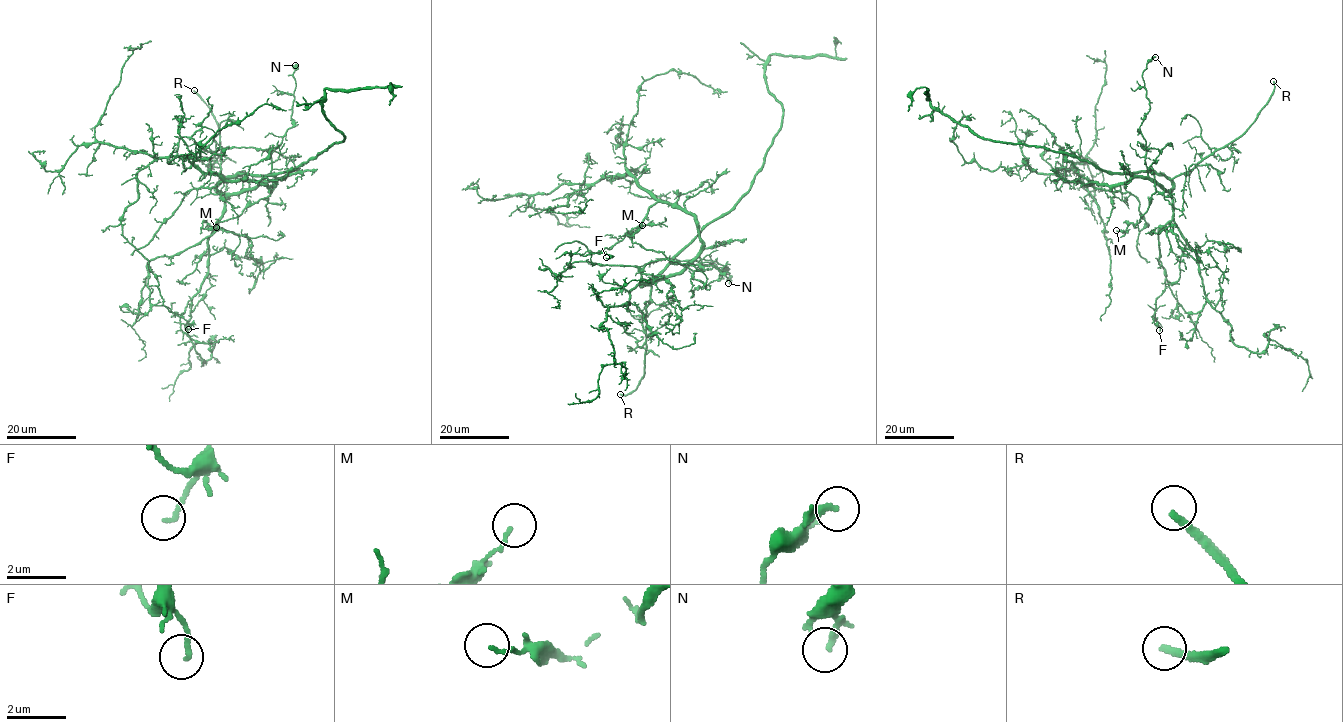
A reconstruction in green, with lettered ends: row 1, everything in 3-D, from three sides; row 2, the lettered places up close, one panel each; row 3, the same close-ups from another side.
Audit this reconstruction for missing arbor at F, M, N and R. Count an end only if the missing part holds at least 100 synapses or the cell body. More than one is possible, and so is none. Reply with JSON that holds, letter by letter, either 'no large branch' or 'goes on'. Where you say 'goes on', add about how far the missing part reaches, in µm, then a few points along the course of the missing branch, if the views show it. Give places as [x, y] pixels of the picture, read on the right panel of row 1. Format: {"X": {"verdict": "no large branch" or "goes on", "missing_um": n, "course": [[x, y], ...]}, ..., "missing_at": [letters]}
{"F": {"verdict": "no large branch"}, "M": {"verdict": "no large branch"}, "N": {"verdict": "no large branch"}, "R": {"verdict": "goes on", "missing_um": 40, "course": [[1273, 81], [1269, 66], [1279, 59], [1278, 48], [1258, 34], [1250, 19], [1253, 19]]}, "missing_at": ["R"]}

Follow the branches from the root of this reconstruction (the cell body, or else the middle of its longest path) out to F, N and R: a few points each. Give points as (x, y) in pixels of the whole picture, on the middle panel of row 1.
F: (652, 281), (644, 283), (635, 267), (588, 261), (568, 265), (572, 254), (606, 253), (610, 257), (606, 257)
N: (652, 281), (677, 275), (690, 264), (708, 265), (714, 261), (725, 268), (723, 274), (729, 269), (728, 283)
R: (652, 281), (642, 285), (650, 285), (651, 290), (650, 302), (646, 308), (645, 372), (635, 390), (620, 394)

